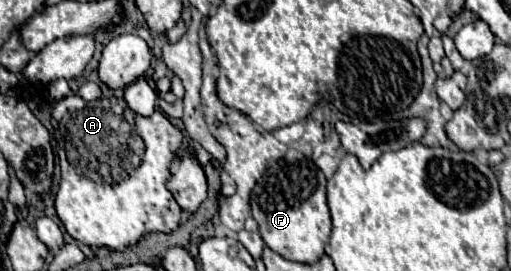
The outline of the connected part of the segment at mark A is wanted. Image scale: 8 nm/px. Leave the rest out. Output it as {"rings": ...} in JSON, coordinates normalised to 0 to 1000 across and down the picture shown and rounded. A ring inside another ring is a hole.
{"rings":[[[135,351],[135,358],[123,358],[119,373],[112,373],[112,380],[100,395],[100,439],[108,439],[108,454],[112,454],[112,506],[115,506],[115,513],[127,513],[123,557],[115,565],[115,594],[119,594],[119,601],[115,601],[115,609],[119,609],[119,668],[115,668],[115,697],[112,697],[112,720],[108,720],[108,779],[112,779],[115,808],[119,808],[119,823],[127,830],[131,860],[135,860],[143,882],[151,882],[151,889],[159,889],[159,897],[166,897],[166,904],[174,904],[174,911],[209,904],[213,919],[233,919],[233,926],[241,926],[245,911],[268,897],[268,889],[280,875],[284,852],[335,860],[339,845],[350,838],[354,764],[346,756],[346,742],[339,734],[339,720],[335,720],[331,697],[323,690],[323,661],[331,661],[331,646],[335,646],[335,587],[339,587],[342,557],[354,542],[354,491],[331,454],[331,439],[327,439],[319,417],[303,410],[295,432],[280,432],[280,424],[268,424],[264,410],[256,410],[241,365],[225,365],[225,358],[205,365],[205,358],[202,358],[202,365],[190,365],[190,373],[166,373],[166,365],[159,365],[155,351]],[[245,424],[256,424],[260,446],[249,446]]]}

